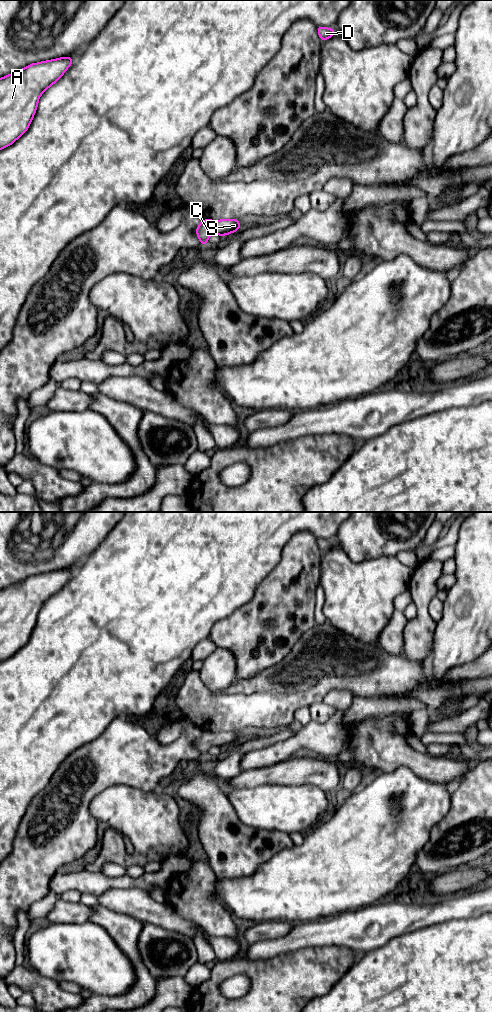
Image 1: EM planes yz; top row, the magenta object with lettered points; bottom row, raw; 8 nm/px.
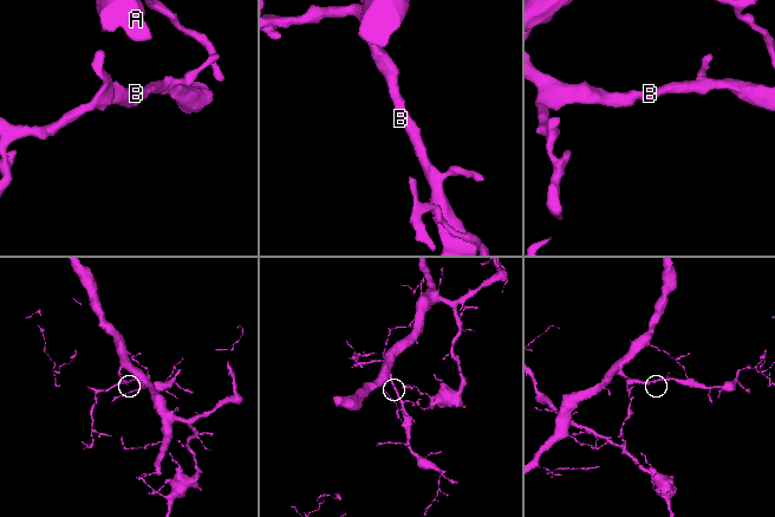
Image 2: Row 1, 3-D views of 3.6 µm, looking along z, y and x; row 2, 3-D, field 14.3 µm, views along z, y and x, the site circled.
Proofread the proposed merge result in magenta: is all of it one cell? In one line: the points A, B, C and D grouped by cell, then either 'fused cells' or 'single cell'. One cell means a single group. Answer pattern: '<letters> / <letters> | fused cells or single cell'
A B C D | single cell

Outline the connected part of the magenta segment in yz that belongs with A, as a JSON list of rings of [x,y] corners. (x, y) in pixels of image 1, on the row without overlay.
[[[67,568],[33,575],[0,590],[0,662],[28,642],[40,608],[64,587],[73,573]]]

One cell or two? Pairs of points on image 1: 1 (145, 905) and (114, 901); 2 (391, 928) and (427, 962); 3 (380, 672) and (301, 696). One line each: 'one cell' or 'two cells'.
1: one cell
2: two cells
3: one cell

